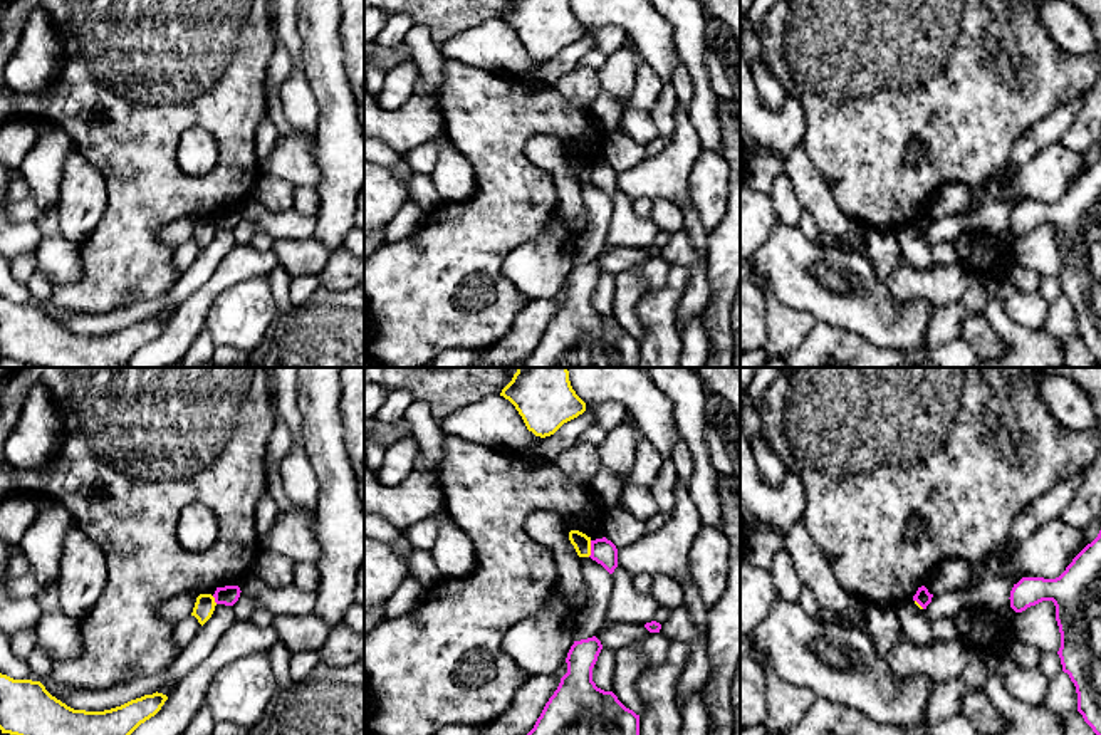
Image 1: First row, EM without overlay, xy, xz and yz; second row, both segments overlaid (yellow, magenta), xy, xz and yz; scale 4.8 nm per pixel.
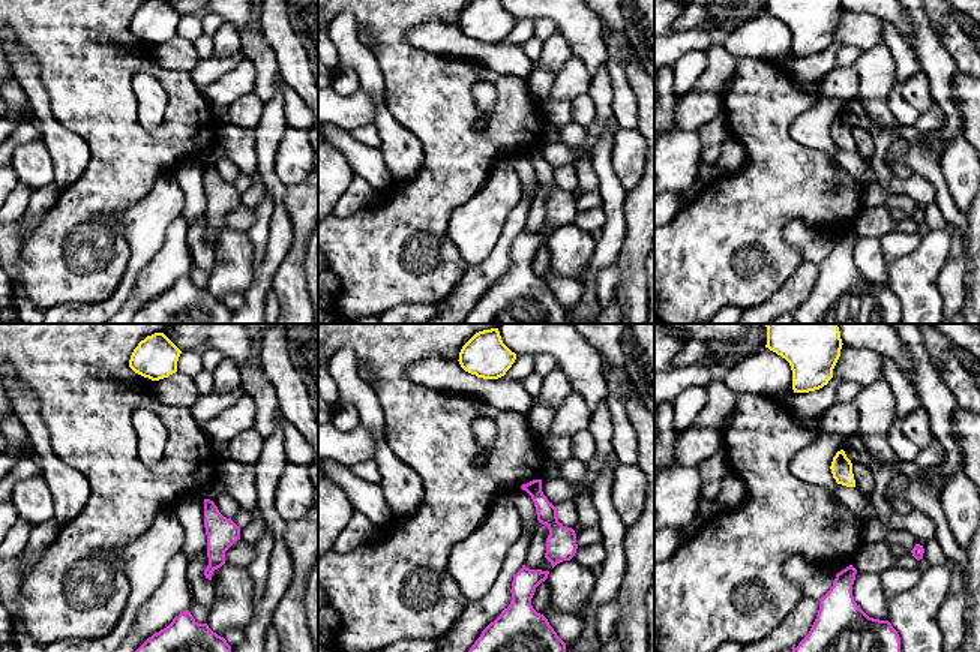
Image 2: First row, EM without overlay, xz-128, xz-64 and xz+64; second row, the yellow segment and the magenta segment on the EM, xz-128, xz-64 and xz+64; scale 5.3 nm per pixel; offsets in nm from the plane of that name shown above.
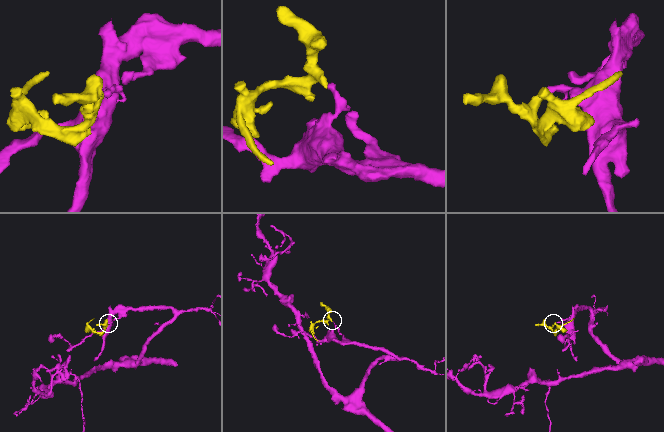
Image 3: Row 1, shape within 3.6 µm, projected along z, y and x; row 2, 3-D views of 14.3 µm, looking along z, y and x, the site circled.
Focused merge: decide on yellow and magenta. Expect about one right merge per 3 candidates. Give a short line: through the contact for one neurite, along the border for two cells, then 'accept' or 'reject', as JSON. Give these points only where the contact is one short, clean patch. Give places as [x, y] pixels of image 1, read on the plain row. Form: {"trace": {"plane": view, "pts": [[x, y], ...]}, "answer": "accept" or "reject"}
{"trace": {"plane": "xz", "pts": [[591, 165], [591, 177], [588, 180]]}, "answer": "reject"}

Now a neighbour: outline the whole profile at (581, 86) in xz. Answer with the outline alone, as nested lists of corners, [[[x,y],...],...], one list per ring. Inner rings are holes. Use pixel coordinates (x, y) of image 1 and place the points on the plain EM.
[[[574,67],[571,72],[562,74],[554,87],[562,99],[577,107],[591,107],[601,94],[597,72],[587,67]]]

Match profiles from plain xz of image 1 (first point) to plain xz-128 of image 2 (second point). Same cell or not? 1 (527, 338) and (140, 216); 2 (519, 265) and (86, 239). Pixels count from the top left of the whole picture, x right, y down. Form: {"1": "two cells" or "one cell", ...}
{"1": "two cells", "2": "two cells"}

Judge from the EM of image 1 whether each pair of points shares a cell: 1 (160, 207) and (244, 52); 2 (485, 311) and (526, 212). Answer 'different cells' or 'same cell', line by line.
1: same cell
2: same cell

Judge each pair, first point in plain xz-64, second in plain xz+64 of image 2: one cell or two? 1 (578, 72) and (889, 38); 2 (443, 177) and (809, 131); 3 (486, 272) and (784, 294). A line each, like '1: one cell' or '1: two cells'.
1: one cell
2: two cells
3: one cell

